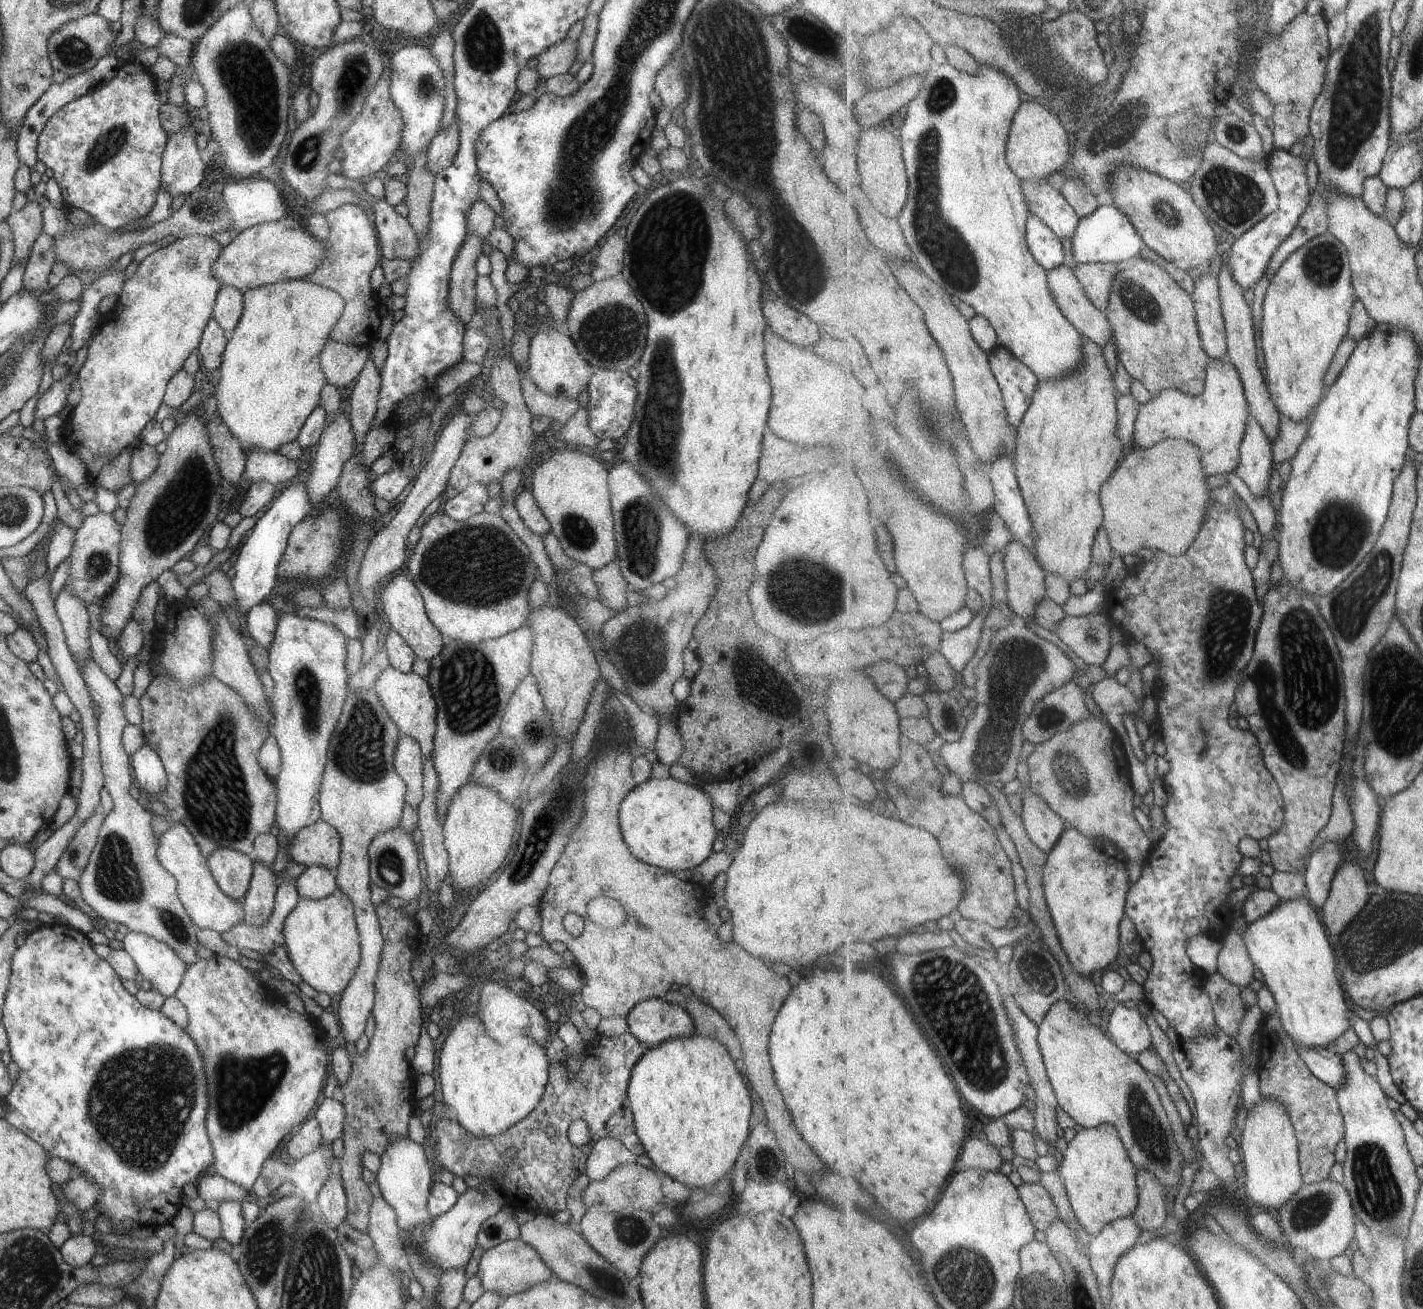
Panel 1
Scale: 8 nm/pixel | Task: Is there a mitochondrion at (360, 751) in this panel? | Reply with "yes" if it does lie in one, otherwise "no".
yes

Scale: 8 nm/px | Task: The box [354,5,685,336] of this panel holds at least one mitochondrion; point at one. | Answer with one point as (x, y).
(483, 48)

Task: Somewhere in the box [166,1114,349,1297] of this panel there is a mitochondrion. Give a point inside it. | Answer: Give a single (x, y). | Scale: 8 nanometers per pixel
(266, 1248)

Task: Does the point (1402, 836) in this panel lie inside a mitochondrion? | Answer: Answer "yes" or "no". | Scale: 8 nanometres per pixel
no

